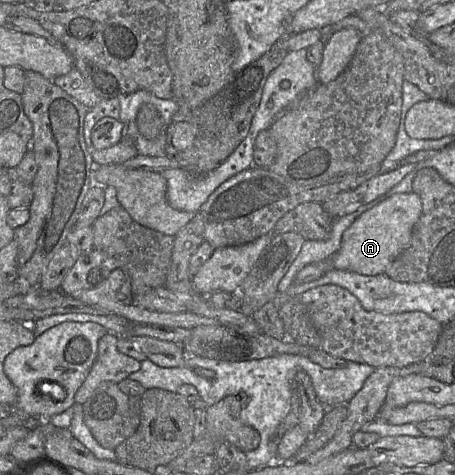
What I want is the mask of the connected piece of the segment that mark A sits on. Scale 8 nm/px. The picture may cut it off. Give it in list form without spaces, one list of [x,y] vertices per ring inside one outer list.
[[[411,193],[395,194],[359,216],[342,235],[339,250],[329,259],[308,264],[294,279],[294,285],[309,283],[330,269],[352,271],[361,275],[384,274],[390,263],[403,253],[411,242],[412,230],[422,211],[420,197]]]

